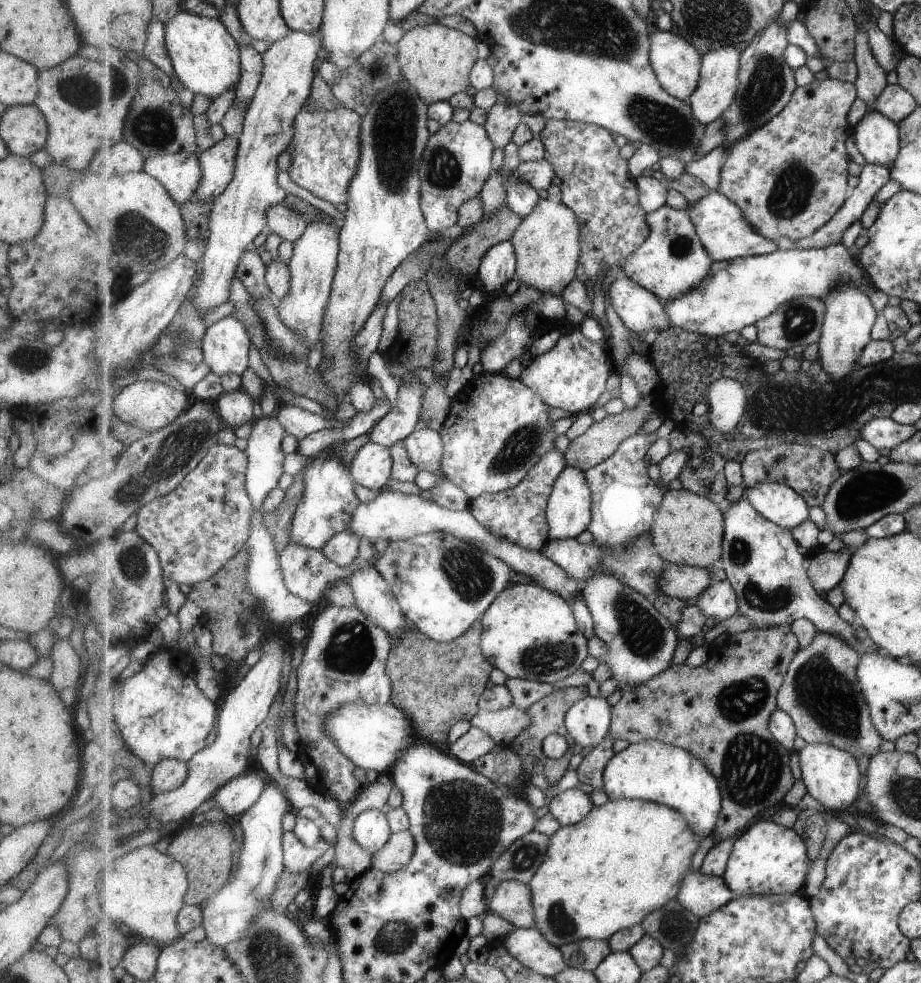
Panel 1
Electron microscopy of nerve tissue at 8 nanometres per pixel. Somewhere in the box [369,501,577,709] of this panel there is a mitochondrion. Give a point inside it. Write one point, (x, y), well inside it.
(469, 577)

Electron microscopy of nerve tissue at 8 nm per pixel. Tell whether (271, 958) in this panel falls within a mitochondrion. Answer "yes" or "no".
yes

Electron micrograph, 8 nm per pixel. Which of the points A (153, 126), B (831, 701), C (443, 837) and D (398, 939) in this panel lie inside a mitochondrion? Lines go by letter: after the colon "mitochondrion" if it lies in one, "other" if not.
A: mitochondrion
B: mitochondrion
C: mitochondrion
D: mitochondrion

